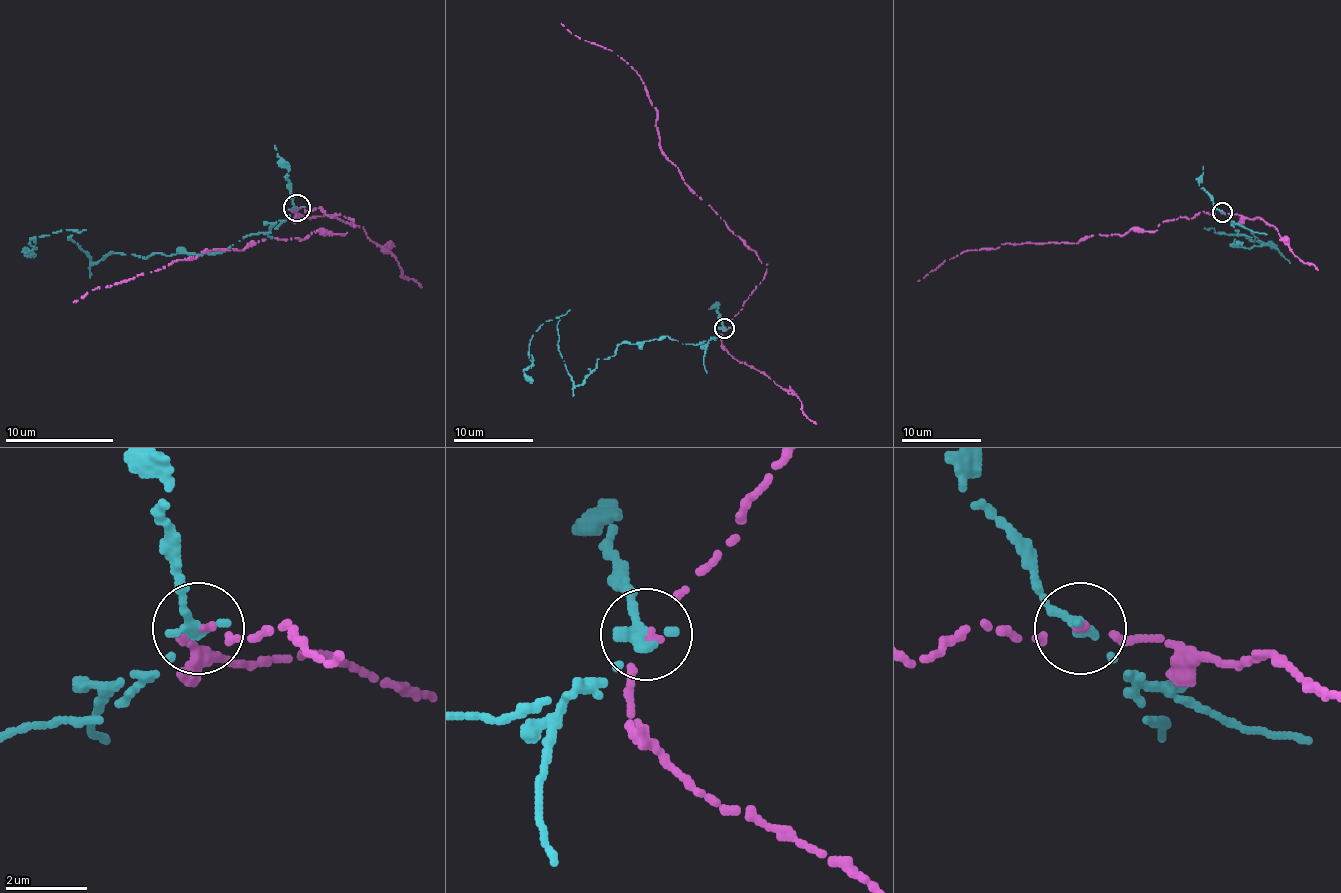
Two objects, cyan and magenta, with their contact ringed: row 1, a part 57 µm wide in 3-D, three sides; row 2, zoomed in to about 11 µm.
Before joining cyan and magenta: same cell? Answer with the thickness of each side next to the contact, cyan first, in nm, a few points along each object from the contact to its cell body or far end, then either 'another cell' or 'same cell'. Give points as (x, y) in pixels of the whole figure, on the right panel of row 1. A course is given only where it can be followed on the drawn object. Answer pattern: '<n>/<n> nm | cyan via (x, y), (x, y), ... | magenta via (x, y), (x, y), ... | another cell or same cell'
280/100 nm | cyan via (1222, 213), (1238, 230), (1230, 244), (1270, 244), (1280, 252), (1244, 234), (1218, 234), (1212, 228), (1276, 246) | magenta via (1222, 213), (1202, 211), (1156, 230), (1130, 228), (1077, 242), (965, 250), (917, 280) | another cell

